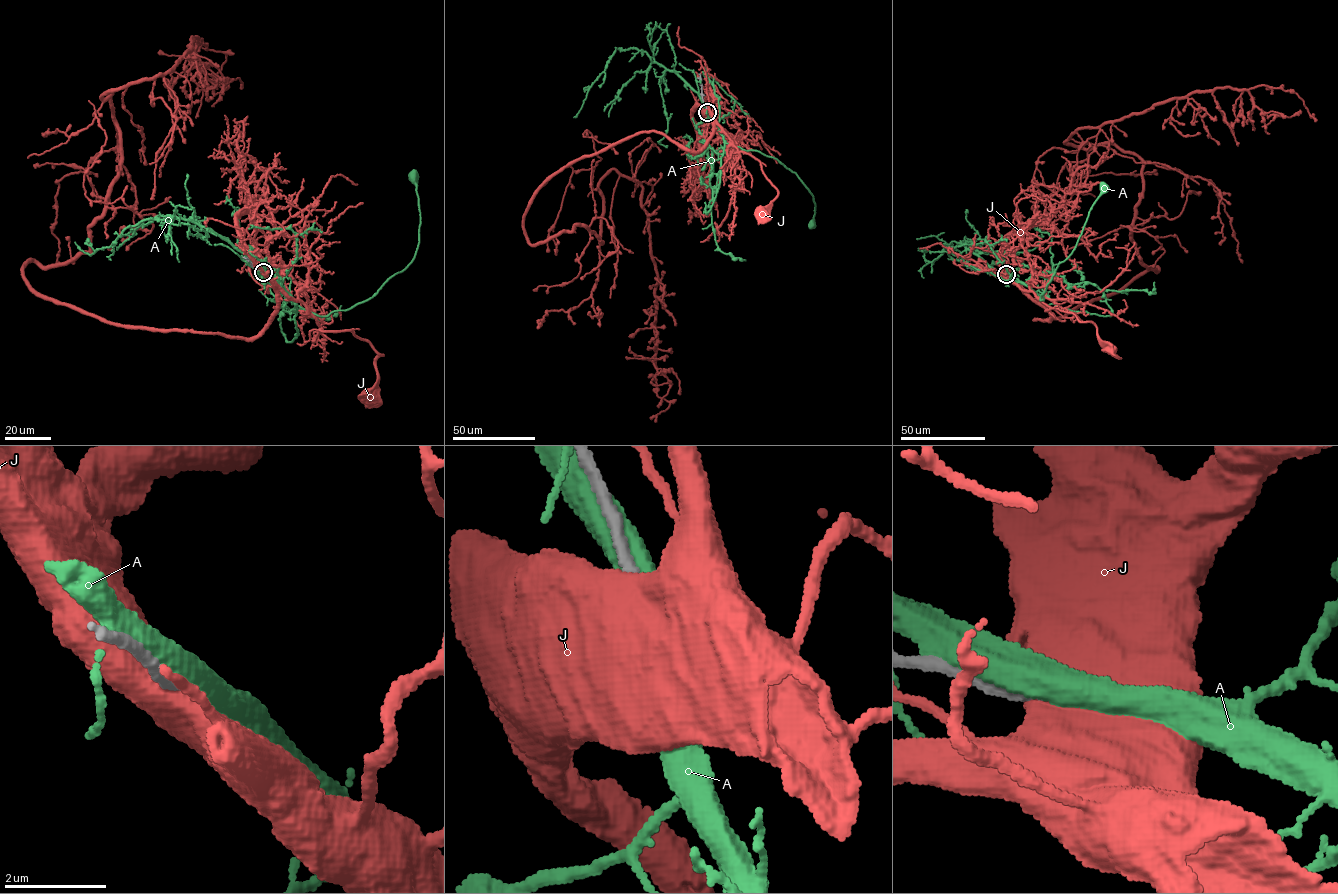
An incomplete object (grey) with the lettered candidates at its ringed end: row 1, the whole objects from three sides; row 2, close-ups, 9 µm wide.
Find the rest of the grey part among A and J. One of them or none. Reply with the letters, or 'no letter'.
no letter

